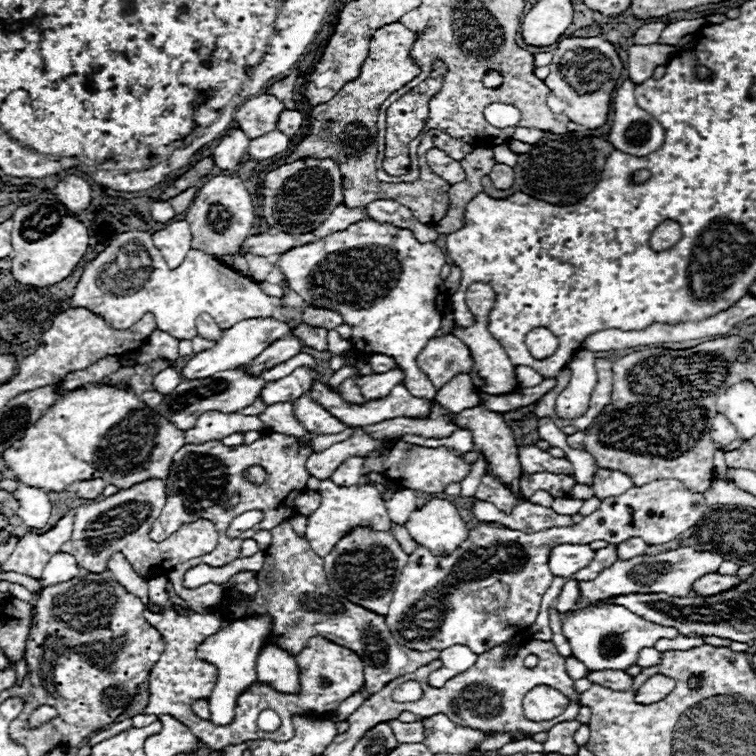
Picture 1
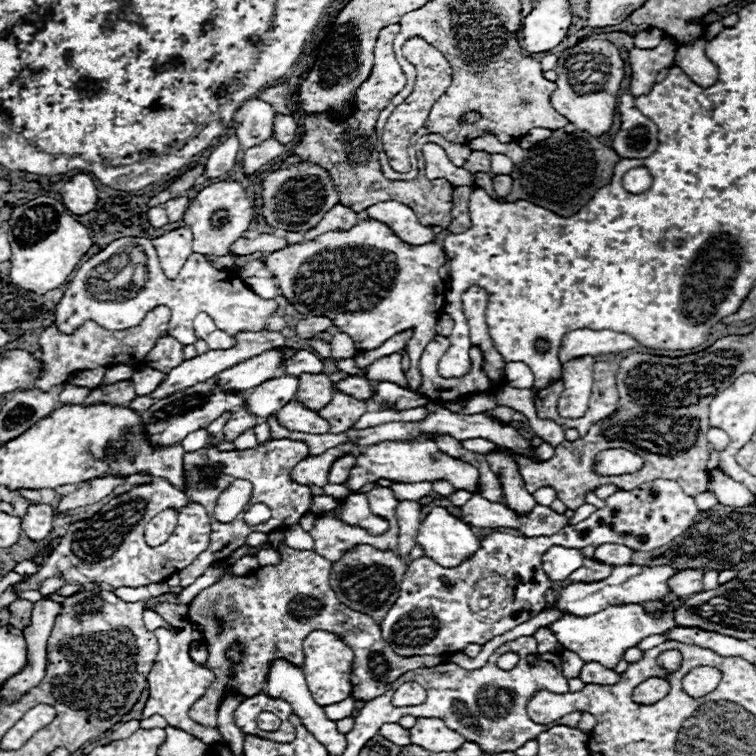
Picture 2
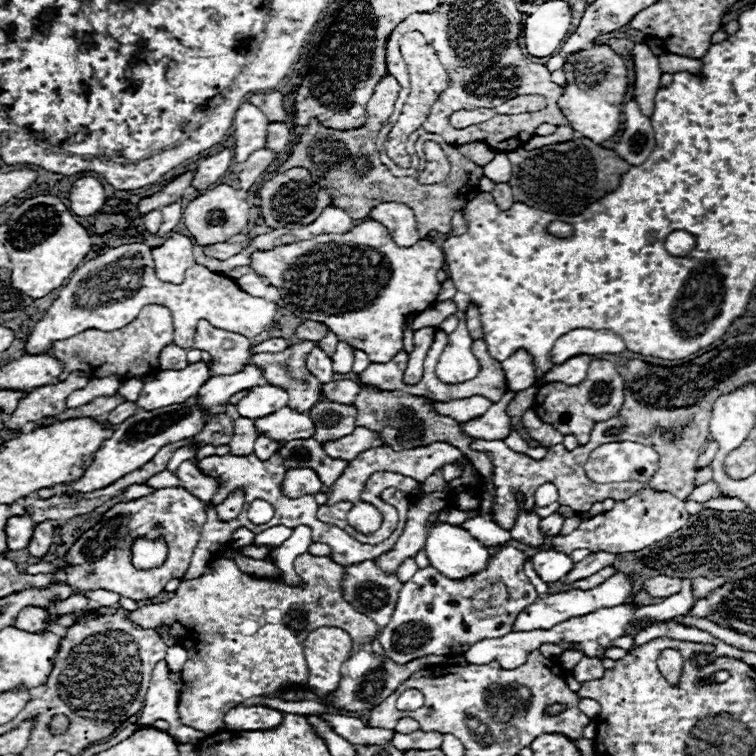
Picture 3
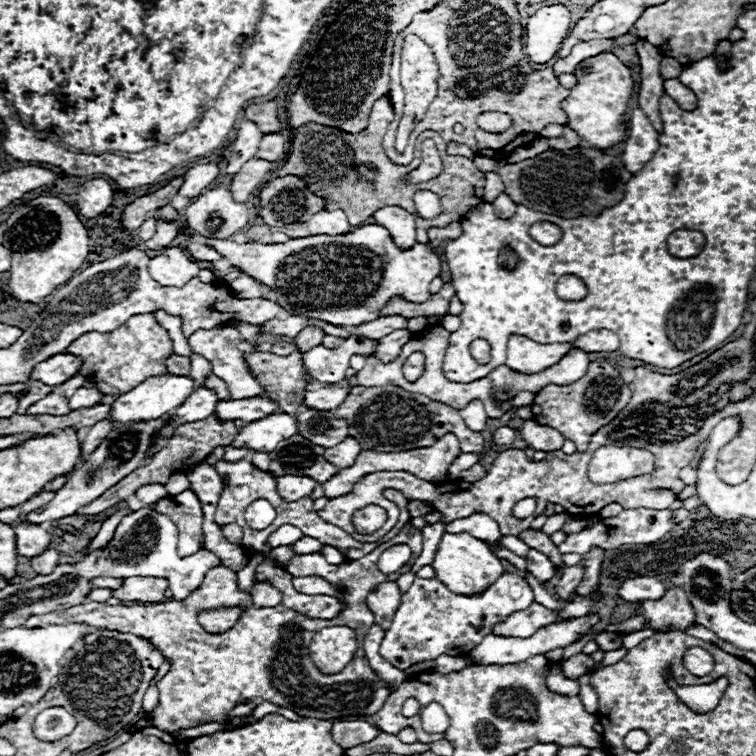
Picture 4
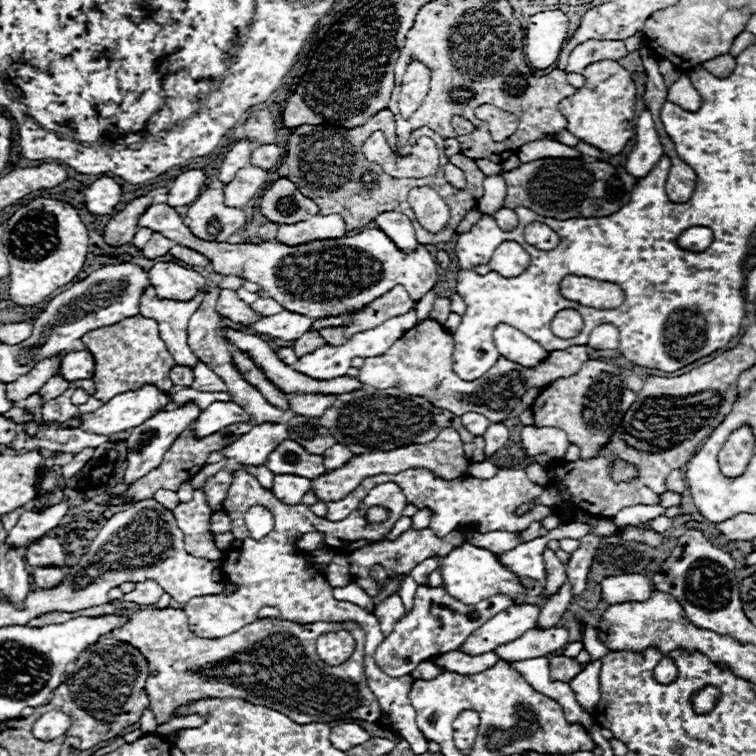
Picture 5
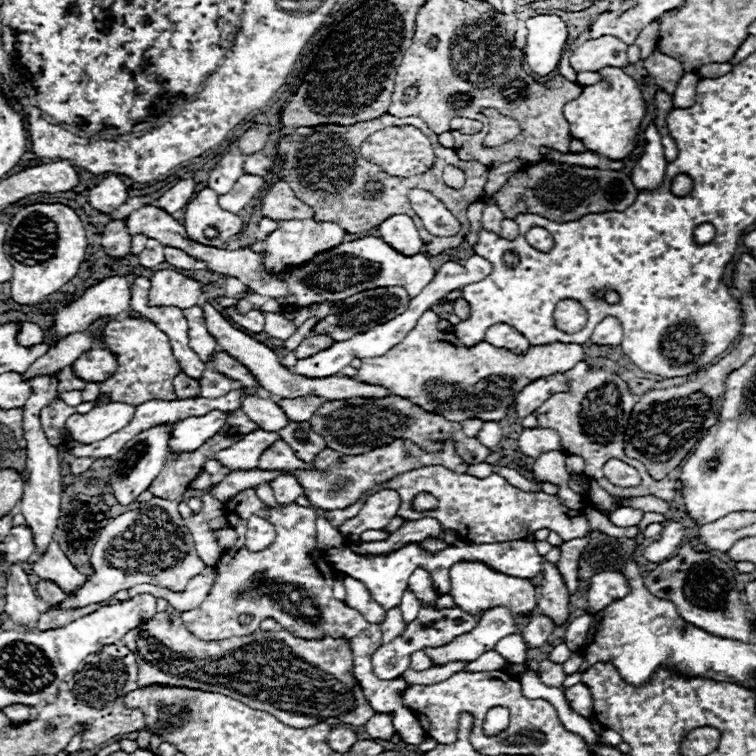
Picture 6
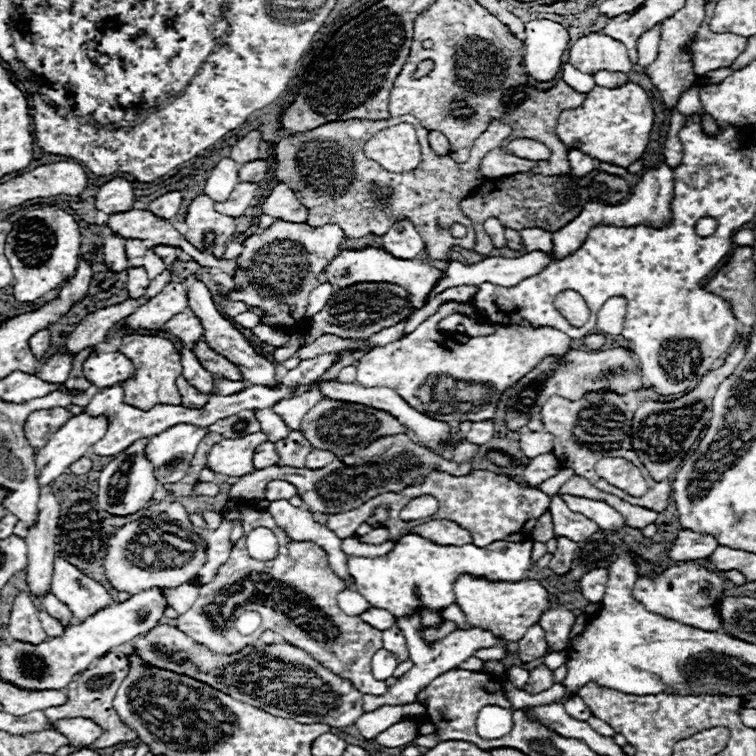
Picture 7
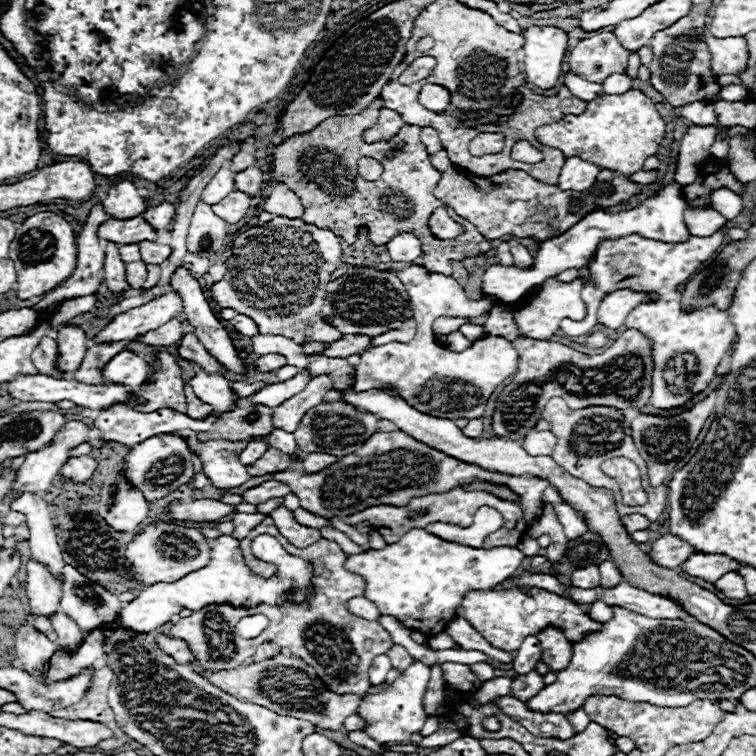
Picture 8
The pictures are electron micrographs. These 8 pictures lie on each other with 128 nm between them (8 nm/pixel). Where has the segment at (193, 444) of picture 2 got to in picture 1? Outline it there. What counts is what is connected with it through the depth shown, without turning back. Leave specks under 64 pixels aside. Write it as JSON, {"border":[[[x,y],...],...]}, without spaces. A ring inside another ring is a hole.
{"border":[[[206,412],[198,418],[196,426],[186,432],[186,442],[190,444],[202,444],[210,440],[222,440],[230,436],[232,432],[264,432],[262,420],[258,416],[242,416],[240,412],[234,414],[222,414],[222,412]]]}

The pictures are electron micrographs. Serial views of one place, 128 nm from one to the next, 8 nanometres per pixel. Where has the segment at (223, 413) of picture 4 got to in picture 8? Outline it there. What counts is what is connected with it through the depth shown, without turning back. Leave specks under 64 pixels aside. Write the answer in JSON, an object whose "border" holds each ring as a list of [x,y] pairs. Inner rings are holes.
{"border":[[[162,434],[162,436],[152,436],[150,440],[144,440],[142,444],[134,446],[122,460],[122,470],[126,480],[138,488],[146,502],[156,502],[164,496],[168,496],[170,492],[178,490],[178,486],[186,484],[192,474],[194,474],[194,466],[192,466],[192,454],[186,446],[186,440],[182,440],[182,436],[178,434]]]}

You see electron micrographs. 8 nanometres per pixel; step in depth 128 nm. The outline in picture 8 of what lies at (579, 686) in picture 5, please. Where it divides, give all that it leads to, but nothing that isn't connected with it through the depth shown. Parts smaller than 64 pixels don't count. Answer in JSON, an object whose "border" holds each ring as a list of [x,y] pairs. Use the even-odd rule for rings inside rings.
{"border":[[[580,708],[578,712],[572,712],[572,714],[568,714],[568,720],[570,720],[570,724],[574,726],[574,734],[580,734],[584,728],[586,728],[586,724],[590,722],[590,718],[586,716],[586,712]]]}

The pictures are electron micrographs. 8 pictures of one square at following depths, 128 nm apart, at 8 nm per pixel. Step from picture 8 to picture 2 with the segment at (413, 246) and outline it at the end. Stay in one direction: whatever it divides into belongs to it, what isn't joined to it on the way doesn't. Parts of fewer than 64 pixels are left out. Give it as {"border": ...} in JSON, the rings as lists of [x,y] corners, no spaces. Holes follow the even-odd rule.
{"border":[[[386,200],[386,202],[378,202],[366,208],[366,212],[370,218],[386,222],[388,228],[392,228],[392,232],[400,236],[406,244],[420,246],[420,244],[428,244],[434,240],[432,228],[422,226],[416,214],[412,212],[412,208],[408,208],[406,204],[400,204],[396,200]]]}

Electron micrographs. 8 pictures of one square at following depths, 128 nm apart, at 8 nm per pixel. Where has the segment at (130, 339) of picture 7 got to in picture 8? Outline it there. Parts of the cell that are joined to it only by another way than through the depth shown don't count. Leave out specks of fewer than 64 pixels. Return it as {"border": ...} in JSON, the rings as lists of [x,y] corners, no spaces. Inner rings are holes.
{"border":[[[160,352],[160,356],[154,362],[158,366],[154,380],[142,384],[138,390],[140,396],[146,396],[148,404],[146,406],[134,406],[136,410],[142,412],[154,412],[160,408],[172,408],[176,412],[188,410],[186,396],[184,396],[184,382],[180,378],[180,366],[176,364],[174,356]]]}

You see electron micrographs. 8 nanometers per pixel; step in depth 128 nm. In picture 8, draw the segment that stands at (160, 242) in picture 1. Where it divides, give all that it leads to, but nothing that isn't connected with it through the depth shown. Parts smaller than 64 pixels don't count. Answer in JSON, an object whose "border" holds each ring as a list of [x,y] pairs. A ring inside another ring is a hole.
{"border":[[[164,294],[144,306],[132,308],[128,312],[118,314],[110,324],[106,324],[94,338],[94,344],[102,342],[120,342],[134,338],[138,334],[146,334],[148,330],[160,328],[168,320],[174,318],[176,312],[182,312],[182,300],[178,294]]]}

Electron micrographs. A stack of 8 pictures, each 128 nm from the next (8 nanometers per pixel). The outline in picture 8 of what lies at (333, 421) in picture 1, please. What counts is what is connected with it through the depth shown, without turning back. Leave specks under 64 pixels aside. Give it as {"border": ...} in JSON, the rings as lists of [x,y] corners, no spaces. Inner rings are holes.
{"border":[[[184,432],[182,436],[186,438],[190,452],[194,452],[194,454],[202,460],[202,472],[208,476],[208,480],[212,482],[212,486],[216,486],[218,490],[236,488],[236,486],[244,484],[244,482],[250,478],[248,472],[246,472],[246,466],[238,464],[238,448],[242,448],[242,444],[246,444],[246,442],[250,442],[250,440],[244,440],[244,442],[228,442],[228,440],[208,440],[208,442],[200,442],[194,432]]]}

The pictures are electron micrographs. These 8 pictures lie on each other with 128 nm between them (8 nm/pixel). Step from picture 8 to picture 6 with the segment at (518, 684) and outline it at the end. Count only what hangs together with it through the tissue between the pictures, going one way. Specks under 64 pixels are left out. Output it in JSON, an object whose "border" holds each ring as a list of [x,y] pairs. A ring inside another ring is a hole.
{"border":[[[544,660],[544,662],[540,662],[540,666],[538,666],[538,678],[540,678],[540,682],[546,684],[546,686],[556,686],[556,688],[560,688],[562,682],[564,682],[564,678],[566,678],[566,674],[562,672],[562,666],[560,666],[560,664],[554,664],[554,662],[550,662],[550,660]]]}

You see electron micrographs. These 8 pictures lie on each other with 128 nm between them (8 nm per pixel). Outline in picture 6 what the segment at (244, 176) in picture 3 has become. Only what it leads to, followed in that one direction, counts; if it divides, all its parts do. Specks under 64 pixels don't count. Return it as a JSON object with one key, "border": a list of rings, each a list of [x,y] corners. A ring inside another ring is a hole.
{"border":[[[244,174],[236,180],[234,188],[226,194],[226,196],[220,196],[218,204],[220,208],[226,208],[228,212],[234,212],[238,214],[254,196],[256,192],[264,186],[264,178],[260,176],[250,176],[250,174]]]}

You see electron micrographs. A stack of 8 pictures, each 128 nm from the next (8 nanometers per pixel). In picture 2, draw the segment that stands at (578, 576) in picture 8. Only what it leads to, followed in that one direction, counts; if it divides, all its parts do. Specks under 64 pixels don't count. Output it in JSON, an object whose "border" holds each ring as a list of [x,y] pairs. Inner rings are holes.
{"border":[[[682,570],[682,572],[674,574],[668,580],[668,588],[676,596],[692,596],[692,594],[698,594],[702,590],[702,584],[700,584],[702,574],[704,572],[698,572],[698,570]]]}

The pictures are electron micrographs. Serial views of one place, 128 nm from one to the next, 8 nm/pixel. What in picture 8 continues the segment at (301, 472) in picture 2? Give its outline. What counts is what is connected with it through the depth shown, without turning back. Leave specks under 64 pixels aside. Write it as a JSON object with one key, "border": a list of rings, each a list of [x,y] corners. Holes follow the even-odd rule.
{"border":[[[268,480],[268,482],[260,484],[260,486],[248,488],[248,490],[242,494],[242,498],[244,498],[244,502],[248,502],[248,504],[260,504],[260,502],[266,502],[266,500],[270,500],[270,498],[274,498],[274,496],[286,496],[286,494],[290,494],[290,488],[288,488],[286,484],[276,482],[276,480]]]}

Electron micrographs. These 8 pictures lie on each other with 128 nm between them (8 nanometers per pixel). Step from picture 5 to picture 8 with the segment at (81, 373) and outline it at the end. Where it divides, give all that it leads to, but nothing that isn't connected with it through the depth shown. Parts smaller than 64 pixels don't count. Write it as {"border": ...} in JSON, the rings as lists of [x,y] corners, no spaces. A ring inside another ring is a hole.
{"border":[[[126,350],[114,356],[114,360],[110,360],[110,364],[104,368],[104,376],[112,384],[126,384],[138,390],[154,376],[154,366],[142,360],[138,354]]]}

